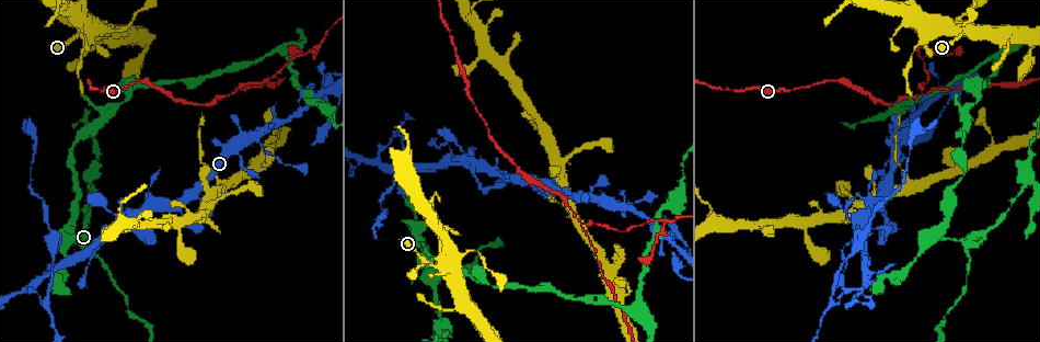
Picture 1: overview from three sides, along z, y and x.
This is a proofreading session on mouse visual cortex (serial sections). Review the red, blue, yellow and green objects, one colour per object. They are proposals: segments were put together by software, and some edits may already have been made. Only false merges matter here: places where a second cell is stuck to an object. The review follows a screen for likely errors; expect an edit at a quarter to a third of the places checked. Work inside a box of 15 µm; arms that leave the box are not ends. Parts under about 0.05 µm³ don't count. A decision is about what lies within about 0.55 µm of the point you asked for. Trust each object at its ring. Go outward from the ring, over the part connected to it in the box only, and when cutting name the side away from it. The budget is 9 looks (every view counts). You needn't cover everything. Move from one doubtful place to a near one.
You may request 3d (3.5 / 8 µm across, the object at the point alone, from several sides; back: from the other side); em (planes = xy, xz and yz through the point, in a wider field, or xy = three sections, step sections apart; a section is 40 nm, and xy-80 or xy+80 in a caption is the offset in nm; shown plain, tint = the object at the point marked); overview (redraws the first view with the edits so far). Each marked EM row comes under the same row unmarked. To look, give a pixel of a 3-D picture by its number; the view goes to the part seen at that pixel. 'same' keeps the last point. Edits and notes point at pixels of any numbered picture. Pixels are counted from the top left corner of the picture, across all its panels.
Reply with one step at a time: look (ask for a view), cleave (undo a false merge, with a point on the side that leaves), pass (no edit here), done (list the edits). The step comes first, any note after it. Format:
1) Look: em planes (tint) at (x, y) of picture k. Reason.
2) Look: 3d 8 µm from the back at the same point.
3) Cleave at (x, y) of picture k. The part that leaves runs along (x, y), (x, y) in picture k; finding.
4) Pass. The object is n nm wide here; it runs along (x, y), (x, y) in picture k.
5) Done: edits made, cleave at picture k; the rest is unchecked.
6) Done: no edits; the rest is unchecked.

Look: 3d 3.5 µm at (97, 238) of picture 1. Branch point.

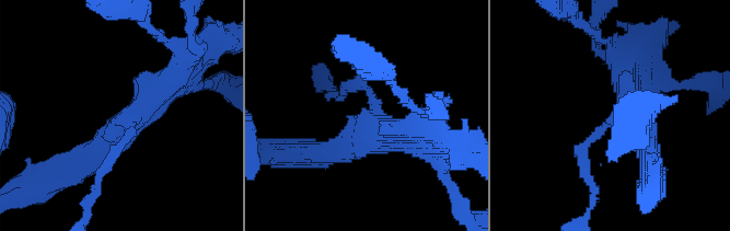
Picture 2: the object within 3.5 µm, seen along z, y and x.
Look: em planes (tint) at (375, 132) of picture 2. 3 arms meet here; the arms are 150, 350, 350 nm wide; now the EM.

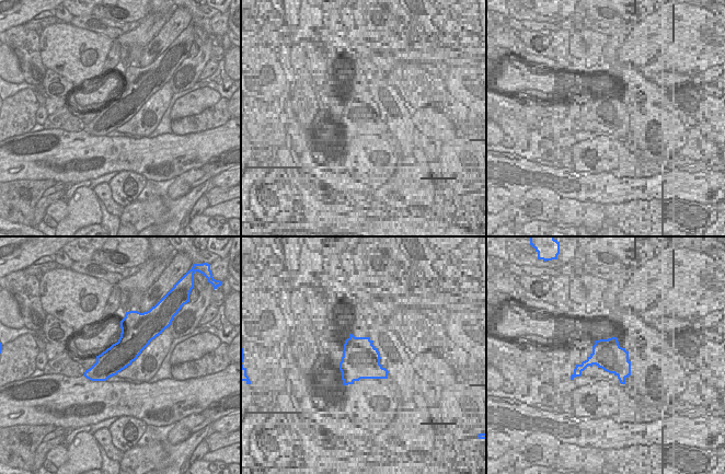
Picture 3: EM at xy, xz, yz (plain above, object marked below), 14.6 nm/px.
Pass. It runs along (186, 64), (95, 154), (78, 164) in picture 2; one cell here.

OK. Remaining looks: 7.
Look: 3d 8 µm at (89, 182) of picture 1. Three-way junction.

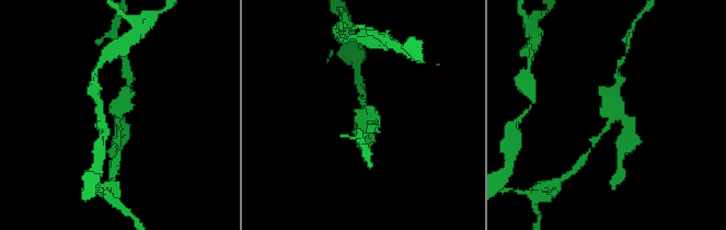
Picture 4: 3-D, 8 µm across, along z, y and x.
Look: em xy step 5 (tint) at (610, 119) of picture 4. Shape alone is not enough.

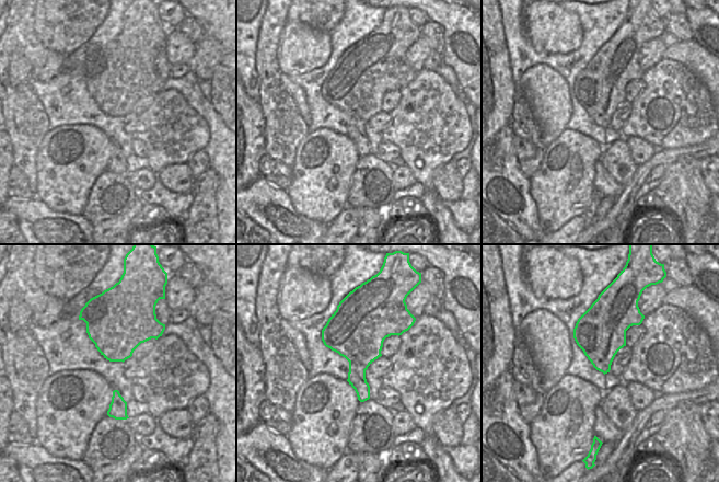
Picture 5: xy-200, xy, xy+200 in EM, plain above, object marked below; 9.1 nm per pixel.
Pass. It runs along (594, 142), (612, 121), (615, 89) in picture 4; one cell here.

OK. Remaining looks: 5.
Look: 3d 3.5 µm at (863, 275) of picture 1. Branch point.

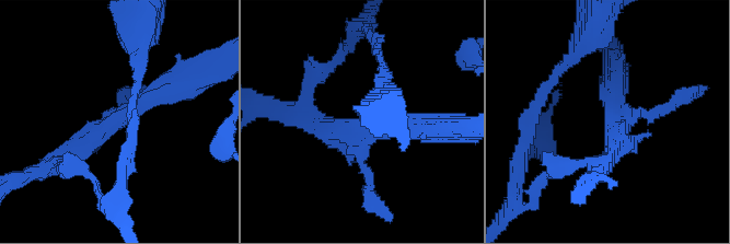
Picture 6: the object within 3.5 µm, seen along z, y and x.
Look: em xy step 5 (tint) at (123, 113) of picture 6.

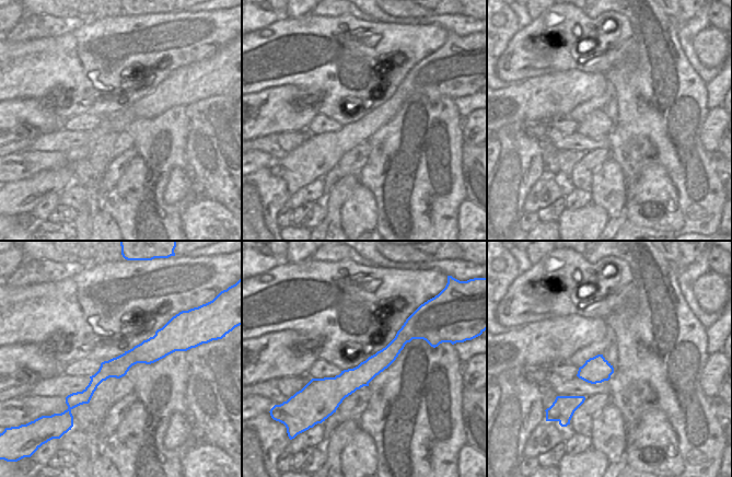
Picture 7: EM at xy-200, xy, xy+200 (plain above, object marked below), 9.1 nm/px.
Pass. Continuous, no second cell.

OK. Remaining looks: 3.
Look: 3d 3.5 µm at (941, 235) of picture 1. Two arms at a narrow angle.

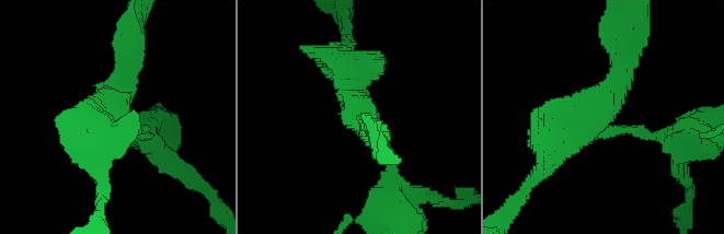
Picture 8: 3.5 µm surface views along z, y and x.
Look: em xy step 1 (tint) at (363, 110) of picture 8.

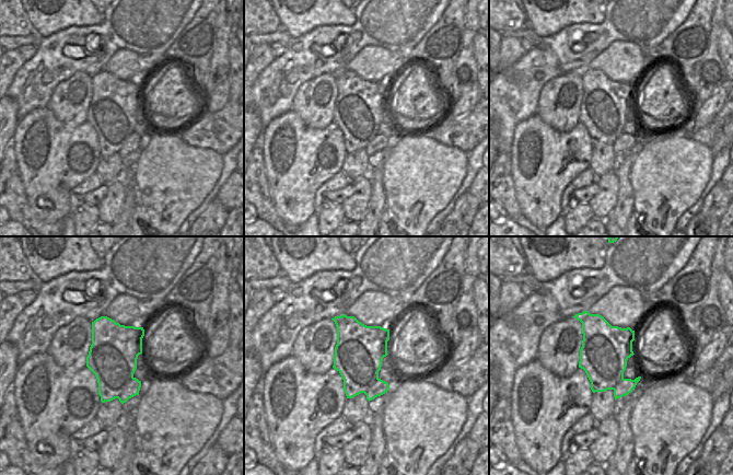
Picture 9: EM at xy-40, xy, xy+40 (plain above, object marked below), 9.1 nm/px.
Cleave at (581, 96) of picture 8. The part that leaves runs along (596, 126), (624, 72), (624, 32) in picture 8; two cells meet here.

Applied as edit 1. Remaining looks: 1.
Done: edits made, cleave at picture 8; the rest is unchecked.

